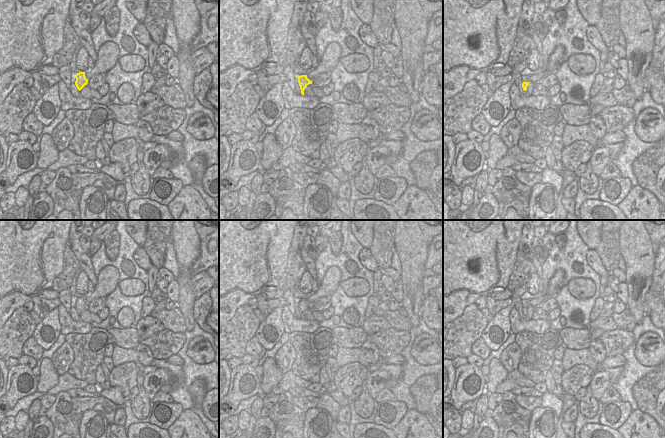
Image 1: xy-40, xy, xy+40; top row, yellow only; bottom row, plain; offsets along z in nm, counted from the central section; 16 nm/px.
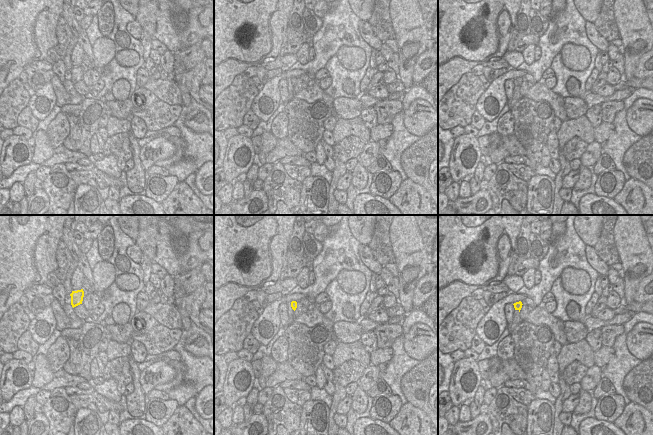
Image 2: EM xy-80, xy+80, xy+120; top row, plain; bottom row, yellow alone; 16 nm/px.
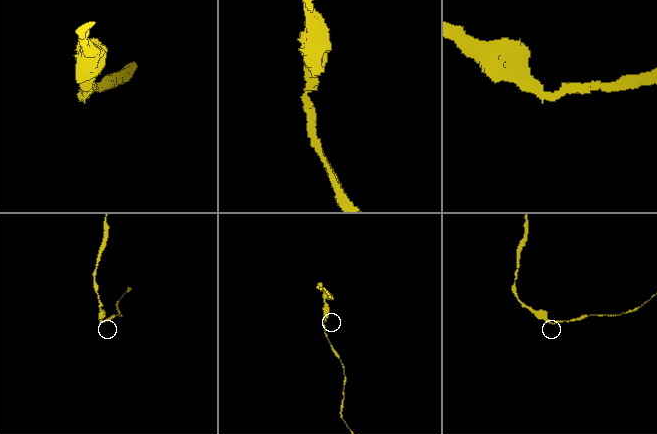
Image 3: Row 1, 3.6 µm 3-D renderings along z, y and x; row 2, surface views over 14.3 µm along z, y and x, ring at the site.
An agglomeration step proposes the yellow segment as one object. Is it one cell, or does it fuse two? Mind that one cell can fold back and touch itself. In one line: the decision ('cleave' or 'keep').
cleave

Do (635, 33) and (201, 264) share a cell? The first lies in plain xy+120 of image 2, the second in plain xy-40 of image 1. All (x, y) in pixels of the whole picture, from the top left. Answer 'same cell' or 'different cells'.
different cells

